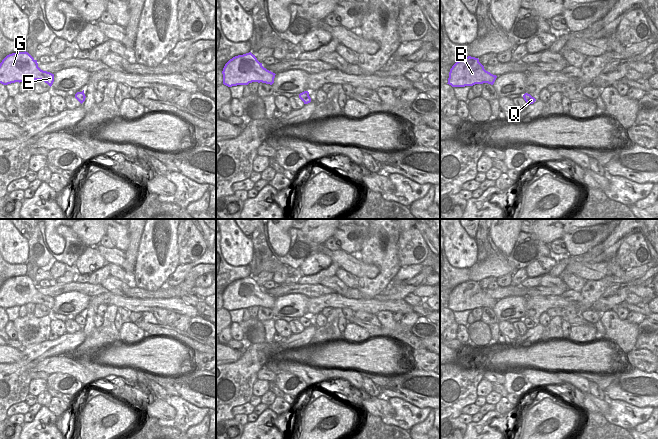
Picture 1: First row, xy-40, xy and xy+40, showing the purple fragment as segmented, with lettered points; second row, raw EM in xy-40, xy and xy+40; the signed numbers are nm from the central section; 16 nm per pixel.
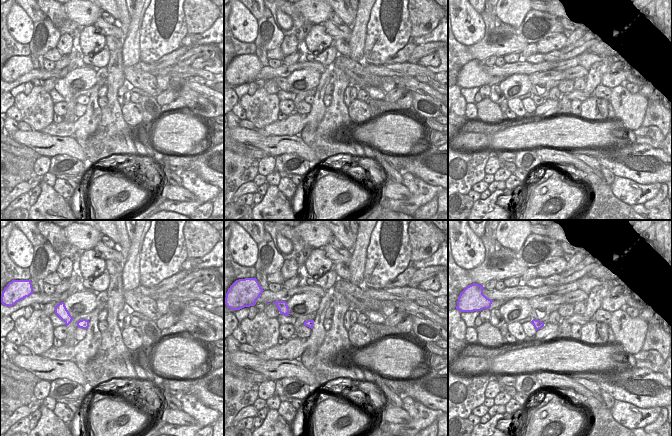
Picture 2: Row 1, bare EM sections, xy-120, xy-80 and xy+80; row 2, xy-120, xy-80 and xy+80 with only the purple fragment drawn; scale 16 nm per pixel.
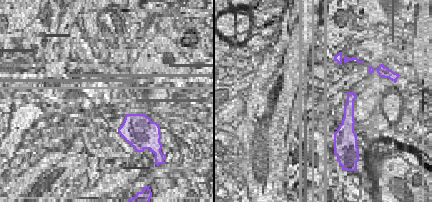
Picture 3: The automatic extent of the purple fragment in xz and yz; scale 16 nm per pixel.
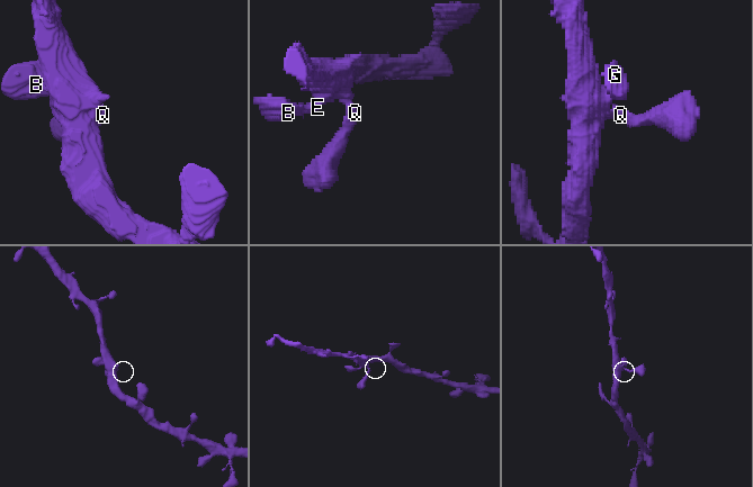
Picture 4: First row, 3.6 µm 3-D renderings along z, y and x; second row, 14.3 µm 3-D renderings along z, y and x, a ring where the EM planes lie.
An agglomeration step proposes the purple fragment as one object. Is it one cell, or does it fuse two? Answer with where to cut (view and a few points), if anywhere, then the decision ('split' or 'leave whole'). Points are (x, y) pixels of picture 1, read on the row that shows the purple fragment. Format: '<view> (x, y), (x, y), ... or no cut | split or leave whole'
no cut | leave whole

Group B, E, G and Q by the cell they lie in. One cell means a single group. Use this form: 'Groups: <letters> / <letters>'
Groups: B E G Q

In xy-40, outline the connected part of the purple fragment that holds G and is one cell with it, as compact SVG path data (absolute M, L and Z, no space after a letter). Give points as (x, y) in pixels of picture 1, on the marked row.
M26 51L9 54L0 63L1 84L20 83L28 79L42 80L51 87L54 74L41 70L37 60Z

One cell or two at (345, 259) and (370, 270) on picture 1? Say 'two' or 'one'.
one

